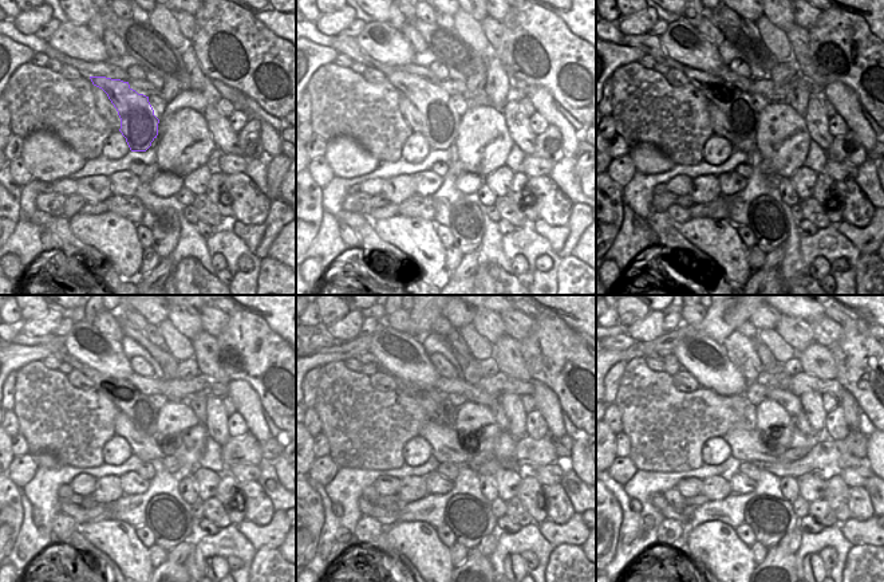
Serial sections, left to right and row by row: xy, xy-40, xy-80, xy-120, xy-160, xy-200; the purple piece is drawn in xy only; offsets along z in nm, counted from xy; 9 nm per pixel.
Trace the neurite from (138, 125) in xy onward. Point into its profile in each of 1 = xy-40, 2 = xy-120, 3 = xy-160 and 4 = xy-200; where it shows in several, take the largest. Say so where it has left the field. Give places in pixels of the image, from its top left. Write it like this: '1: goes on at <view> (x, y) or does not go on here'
1: goes on at xy-40 (442, 121)
2: goes on at xy-120 (129, 400)
3: goes on at xy-160 (438, 408)
4: goes on at xy-200 (656, 356)

